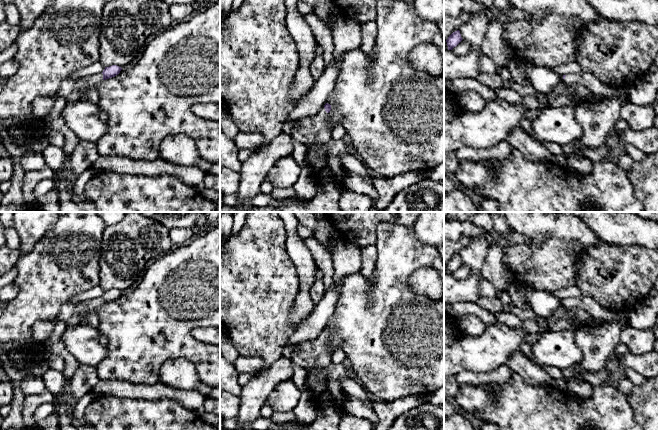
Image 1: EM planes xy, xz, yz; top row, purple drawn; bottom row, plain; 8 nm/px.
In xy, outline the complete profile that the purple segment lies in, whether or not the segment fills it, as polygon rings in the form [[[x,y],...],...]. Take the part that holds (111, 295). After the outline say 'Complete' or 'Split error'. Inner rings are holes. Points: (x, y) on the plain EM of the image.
[[[112,289],[109,291],[105,291],[102,297],[81,302],[78,308],[79,309],[78,313],[74,317],[72,317],[69,321],[66,322],[67,325],[75,326],[77,324],[83,323],[83,314],[86,311],[90,311],[90,310],[96,311],[103,304],[115,301],[116,299],[118,299],[121,294],[122,294],[121,291],[117,289]]]. Split error

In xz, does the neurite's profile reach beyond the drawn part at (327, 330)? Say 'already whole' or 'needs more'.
needs more

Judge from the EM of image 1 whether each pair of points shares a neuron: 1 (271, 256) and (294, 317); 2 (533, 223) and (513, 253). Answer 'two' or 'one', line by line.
1: two
2: one

